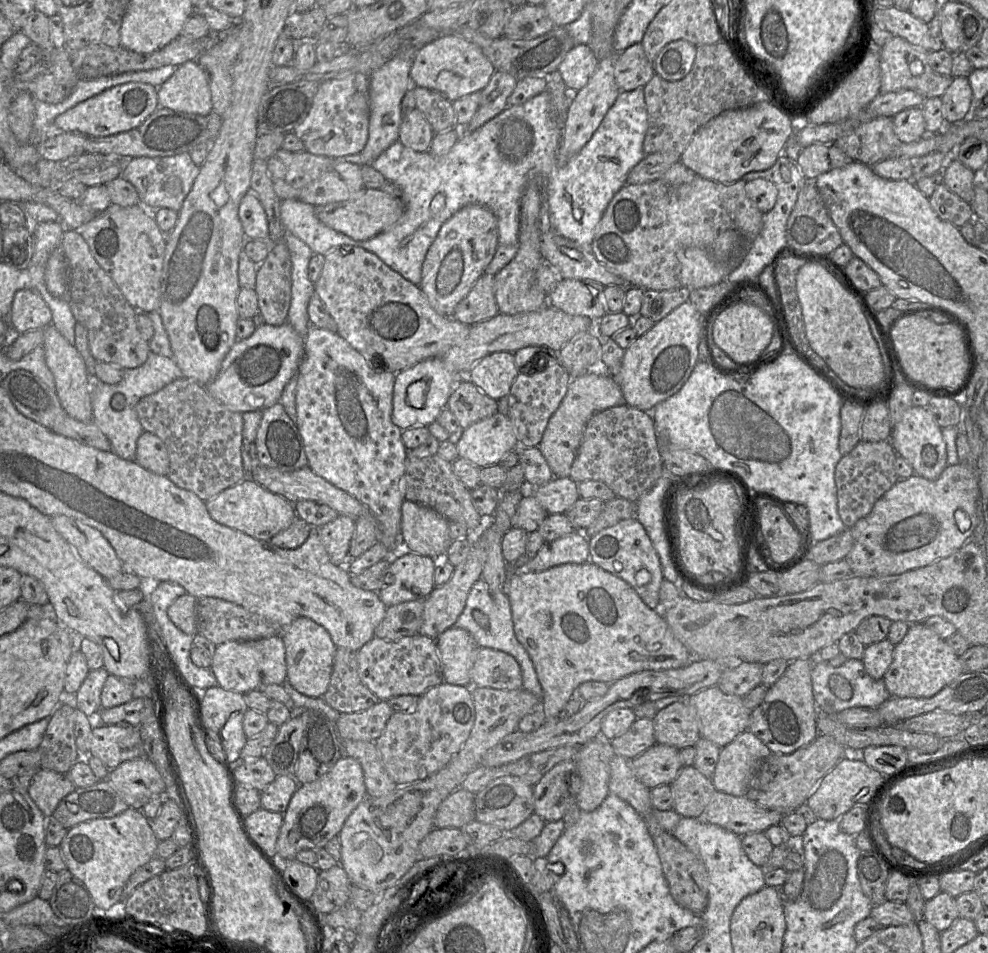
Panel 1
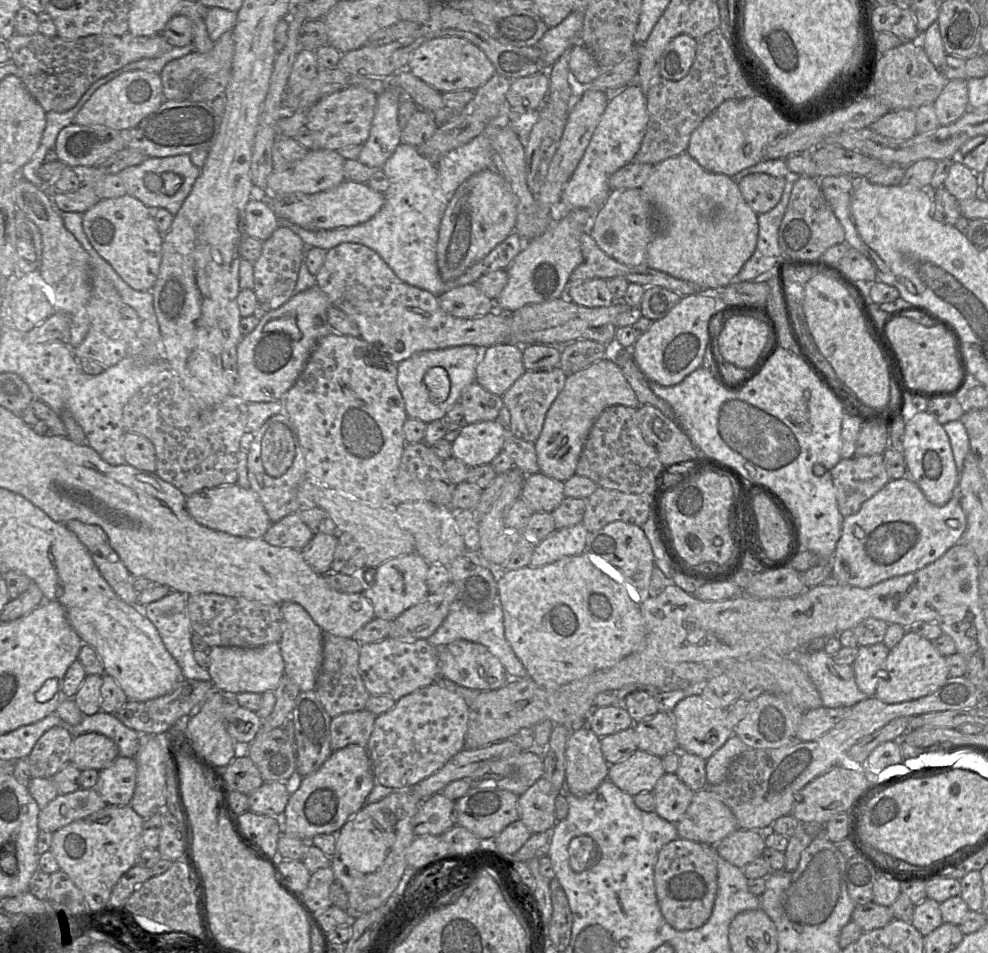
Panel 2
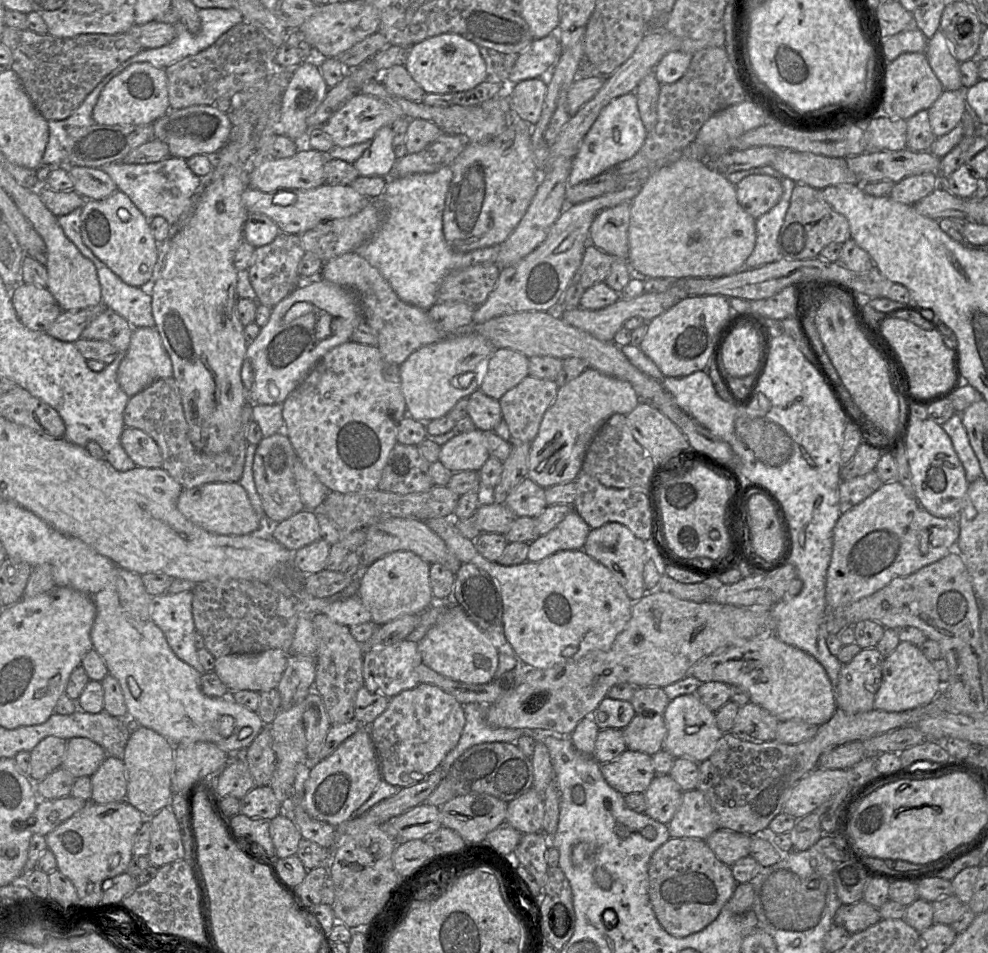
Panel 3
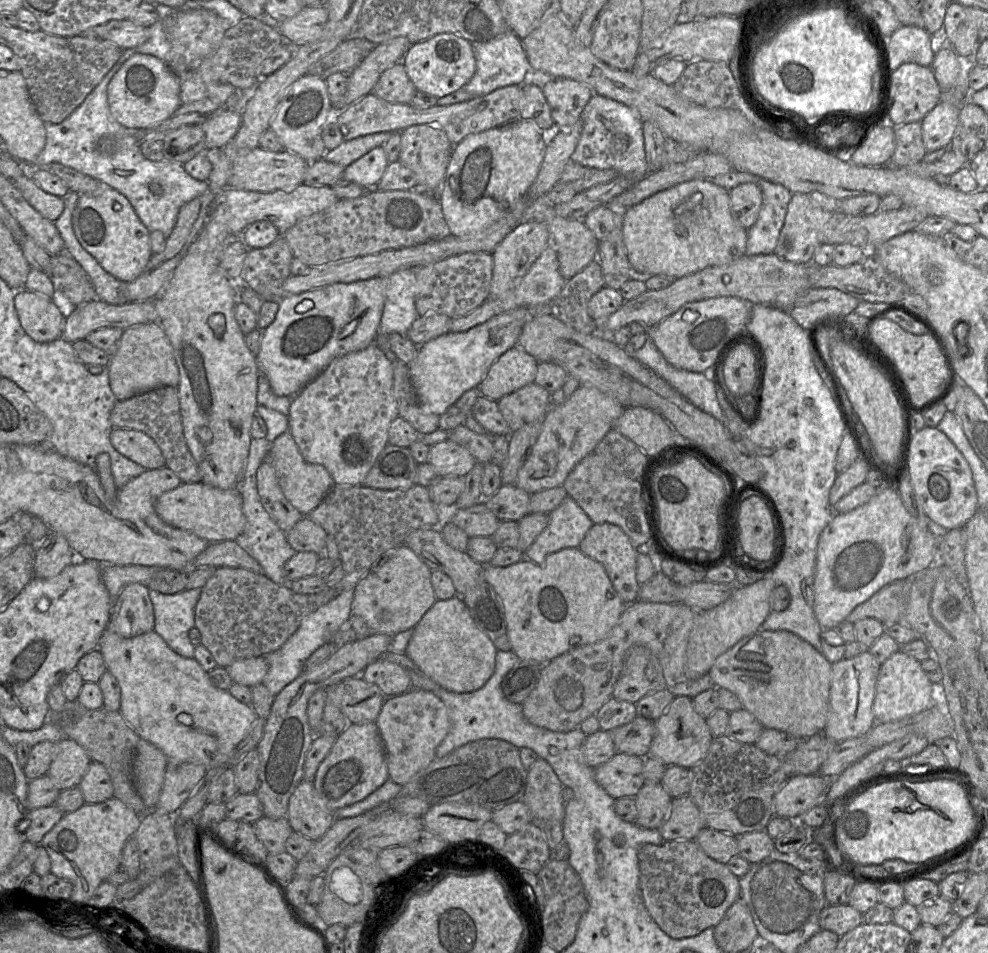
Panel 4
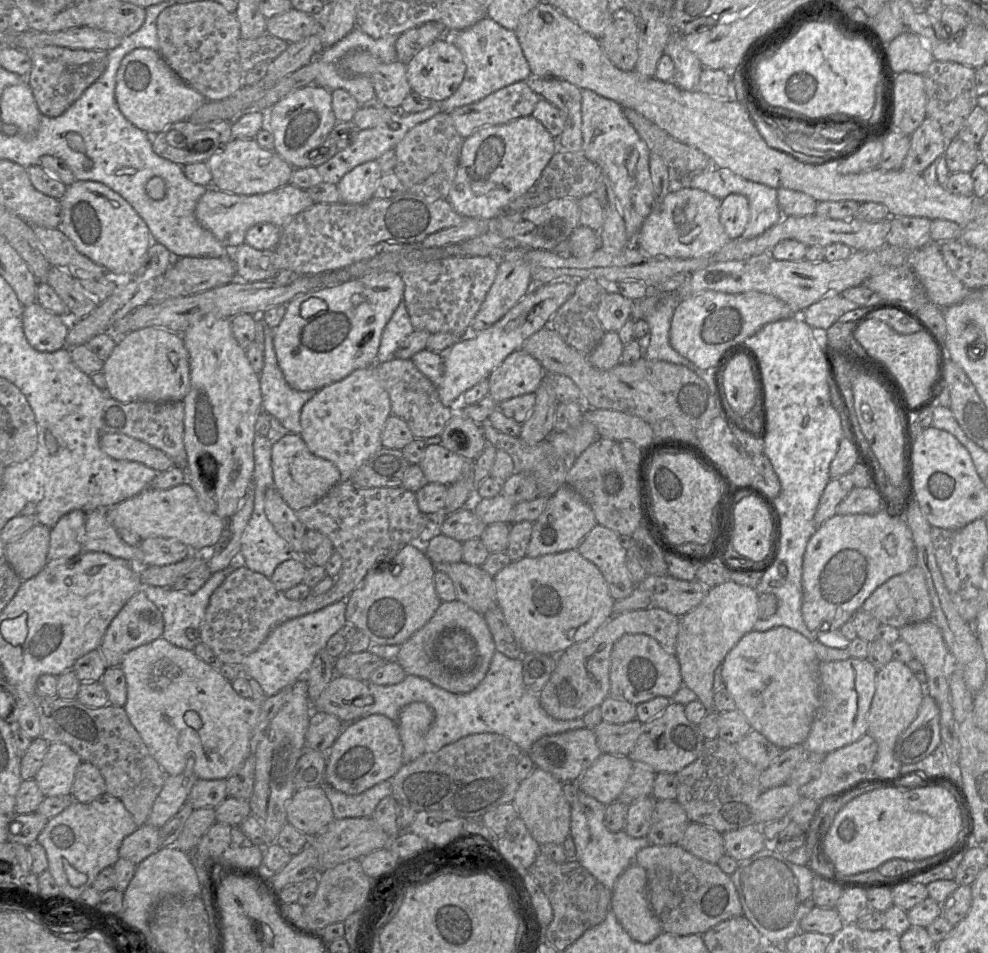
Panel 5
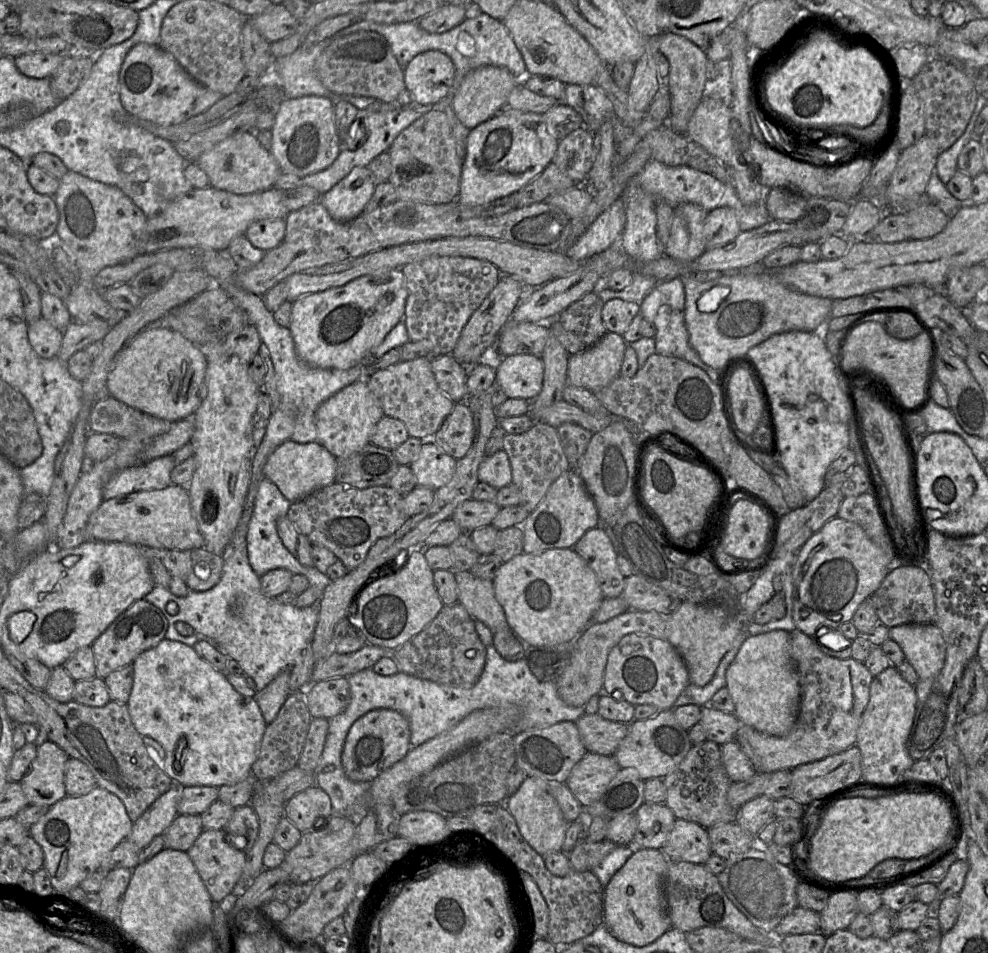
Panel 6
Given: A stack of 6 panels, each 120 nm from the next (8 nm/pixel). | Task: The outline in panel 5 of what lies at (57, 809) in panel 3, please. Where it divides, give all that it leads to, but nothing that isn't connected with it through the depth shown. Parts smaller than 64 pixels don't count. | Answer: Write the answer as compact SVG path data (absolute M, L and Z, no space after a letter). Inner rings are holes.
M39 813L15 814L6 827L7 841L29 847L37 841L48 821Z

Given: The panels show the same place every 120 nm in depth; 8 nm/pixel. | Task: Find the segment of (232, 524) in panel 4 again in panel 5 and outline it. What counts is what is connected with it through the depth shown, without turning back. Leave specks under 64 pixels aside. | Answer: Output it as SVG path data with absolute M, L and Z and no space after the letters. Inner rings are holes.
M187 480L170 489L148 487L105 510L109 521L116 529L128 529L141 539L173 538L187 545L191 551L212 547L219 540L227 524L227 520L203 509L196 492Z

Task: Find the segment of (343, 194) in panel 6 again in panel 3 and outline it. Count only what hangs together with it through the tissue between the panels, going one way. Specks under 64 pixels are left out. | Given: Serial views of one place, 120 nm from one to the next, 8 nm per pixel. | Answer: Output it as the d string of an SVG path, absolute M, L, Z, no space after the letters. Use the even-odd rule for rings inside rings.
M384 126L378 130L371 146L353 163L360 176L387 177L391 174L398 159L392 146L393 137L392 126Z

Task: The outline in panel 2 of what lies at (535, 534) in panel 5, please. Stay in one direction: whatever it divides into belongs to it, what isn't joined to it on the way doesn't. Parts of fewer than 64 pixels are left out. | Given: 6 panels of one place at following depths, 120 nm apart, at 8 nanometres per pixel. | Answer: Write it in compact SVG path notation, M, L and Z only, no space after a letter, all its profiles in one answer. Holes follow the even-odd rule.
M581 523L572 527L556 529L535 546L530 567L541 567L565 556L577 556L584 552L587 530Z

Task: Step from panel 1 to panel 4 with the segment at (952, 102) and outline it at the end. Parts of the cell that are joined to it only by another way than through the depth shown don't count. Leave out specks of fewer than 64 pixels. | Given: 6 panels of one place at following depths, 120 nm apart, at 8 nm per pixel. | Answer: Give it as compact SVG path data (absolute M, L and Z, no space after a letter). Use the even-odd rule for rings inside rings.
M939 101L921 120L922 138L926 152L949 148L956 129L960 107Z

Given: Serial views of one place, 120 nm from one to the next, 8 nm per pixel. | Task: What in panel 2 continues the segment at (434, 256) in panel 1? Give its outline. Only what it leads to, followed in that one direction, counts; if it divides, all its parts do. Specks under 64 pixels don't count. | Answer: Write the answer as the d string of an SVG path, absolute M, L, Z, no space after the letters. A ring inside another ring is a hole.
M487 169L465 180L448 203L440 224L437 265L443 281L455 280L486 257L515 232L516 219L517 199L500 174Z

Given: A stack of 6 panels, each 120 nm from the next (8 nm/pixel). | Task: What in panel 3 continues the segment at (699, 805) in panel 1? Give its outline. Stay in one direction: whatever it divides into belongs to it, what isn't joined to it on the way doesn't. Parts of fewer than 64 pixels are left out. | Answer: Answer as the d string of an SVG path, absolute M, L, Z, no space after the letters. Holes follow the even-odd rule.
M670 775L656 776L644 792L646 813L654 820L668 824L682 800L683 791Z

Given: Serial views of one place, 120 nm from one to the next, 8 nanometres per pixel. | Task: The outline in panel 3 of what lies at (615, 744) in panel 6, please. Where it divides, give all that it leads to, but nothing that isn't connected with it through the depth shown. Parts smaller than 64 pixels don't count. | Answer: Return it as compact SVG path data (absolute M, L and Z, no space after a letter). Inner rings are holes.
M636 714L622 734L627 749L652 756L662 750L667 728L662 714Z

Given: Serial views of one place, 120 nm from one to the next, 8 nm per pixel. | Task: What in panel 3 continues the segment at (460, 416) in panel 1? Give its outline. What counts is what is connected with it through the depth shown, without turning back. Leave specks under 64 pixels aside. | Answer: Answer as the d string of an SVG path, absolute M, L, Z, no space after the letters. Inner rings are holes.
M480 389L468 396L467 416L482 431L494 432L503 420L499 400L487 396Z

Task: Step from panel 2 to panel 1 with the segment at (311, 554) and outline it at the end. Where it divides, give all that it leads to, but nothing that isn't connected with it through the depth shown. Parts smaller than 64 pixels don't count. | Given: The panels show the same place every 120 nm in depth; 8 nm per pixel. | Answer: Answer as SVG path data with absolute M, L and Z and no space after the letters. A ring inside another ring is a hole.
M344 515L318 528L321 541L332 564L346 567L356 520Z

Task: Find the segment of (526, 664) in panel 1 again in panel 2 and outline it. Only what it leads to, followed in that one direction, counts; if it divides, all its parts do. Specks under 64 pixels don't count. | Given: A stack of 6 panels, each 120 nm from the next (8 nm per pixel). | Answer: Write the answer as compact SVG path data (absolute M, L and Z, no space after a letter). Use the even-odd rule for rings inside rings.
M459 600L455 601L446 619L434 634L427 638L427 641L437 647L458 640L467 640L486 646L501 661L510 679L521 679L528 676L524 665L505 638L504 616L501 604L497 604L489 612L479 613L468 608Z

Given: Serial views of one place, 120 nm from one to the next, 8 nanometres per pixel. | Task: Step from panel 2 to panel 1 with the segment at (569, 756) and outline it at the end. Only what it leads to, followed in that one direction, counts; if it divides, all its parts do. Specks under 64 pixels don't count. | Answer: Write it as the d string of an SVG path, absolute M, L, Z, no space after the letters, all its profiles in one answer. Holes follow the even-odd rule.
M602 737L578 747L574 756L582 787L576 803L581 811L595 810L609 794L609 759L613 755L610 741Z

